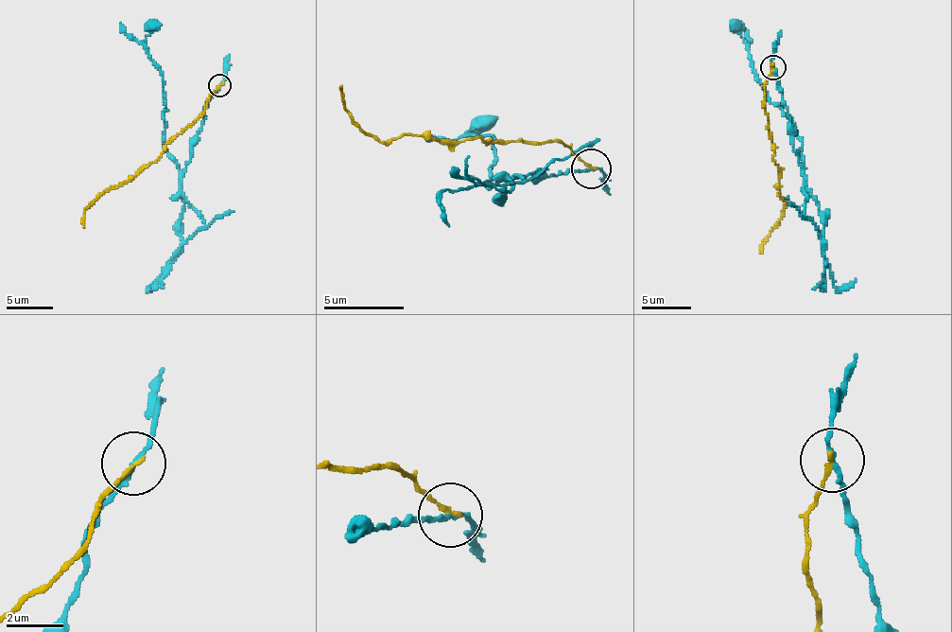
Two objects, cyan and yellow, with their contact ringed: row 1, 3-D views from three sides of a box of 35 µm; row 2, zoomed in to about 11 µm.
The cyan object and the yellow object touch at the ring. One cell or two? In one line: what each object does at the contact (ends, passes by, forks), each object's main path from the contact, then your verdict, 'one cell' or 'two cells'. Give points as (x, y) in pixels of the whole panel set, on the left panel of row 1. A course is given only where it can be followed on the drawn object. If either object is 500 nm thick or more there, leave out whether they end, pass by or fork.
cyan passes by; yellow ends; course cyan (219, 84), (203, 109), (190, 161), (183, 171), (164, 144), (165, 104), (158, 64), (120, 23); course yellow (219, 84), (209, 96), (207, 108), (170, 140), (154, 162), (104, 194), (84, 211), (83, 227); two cells

